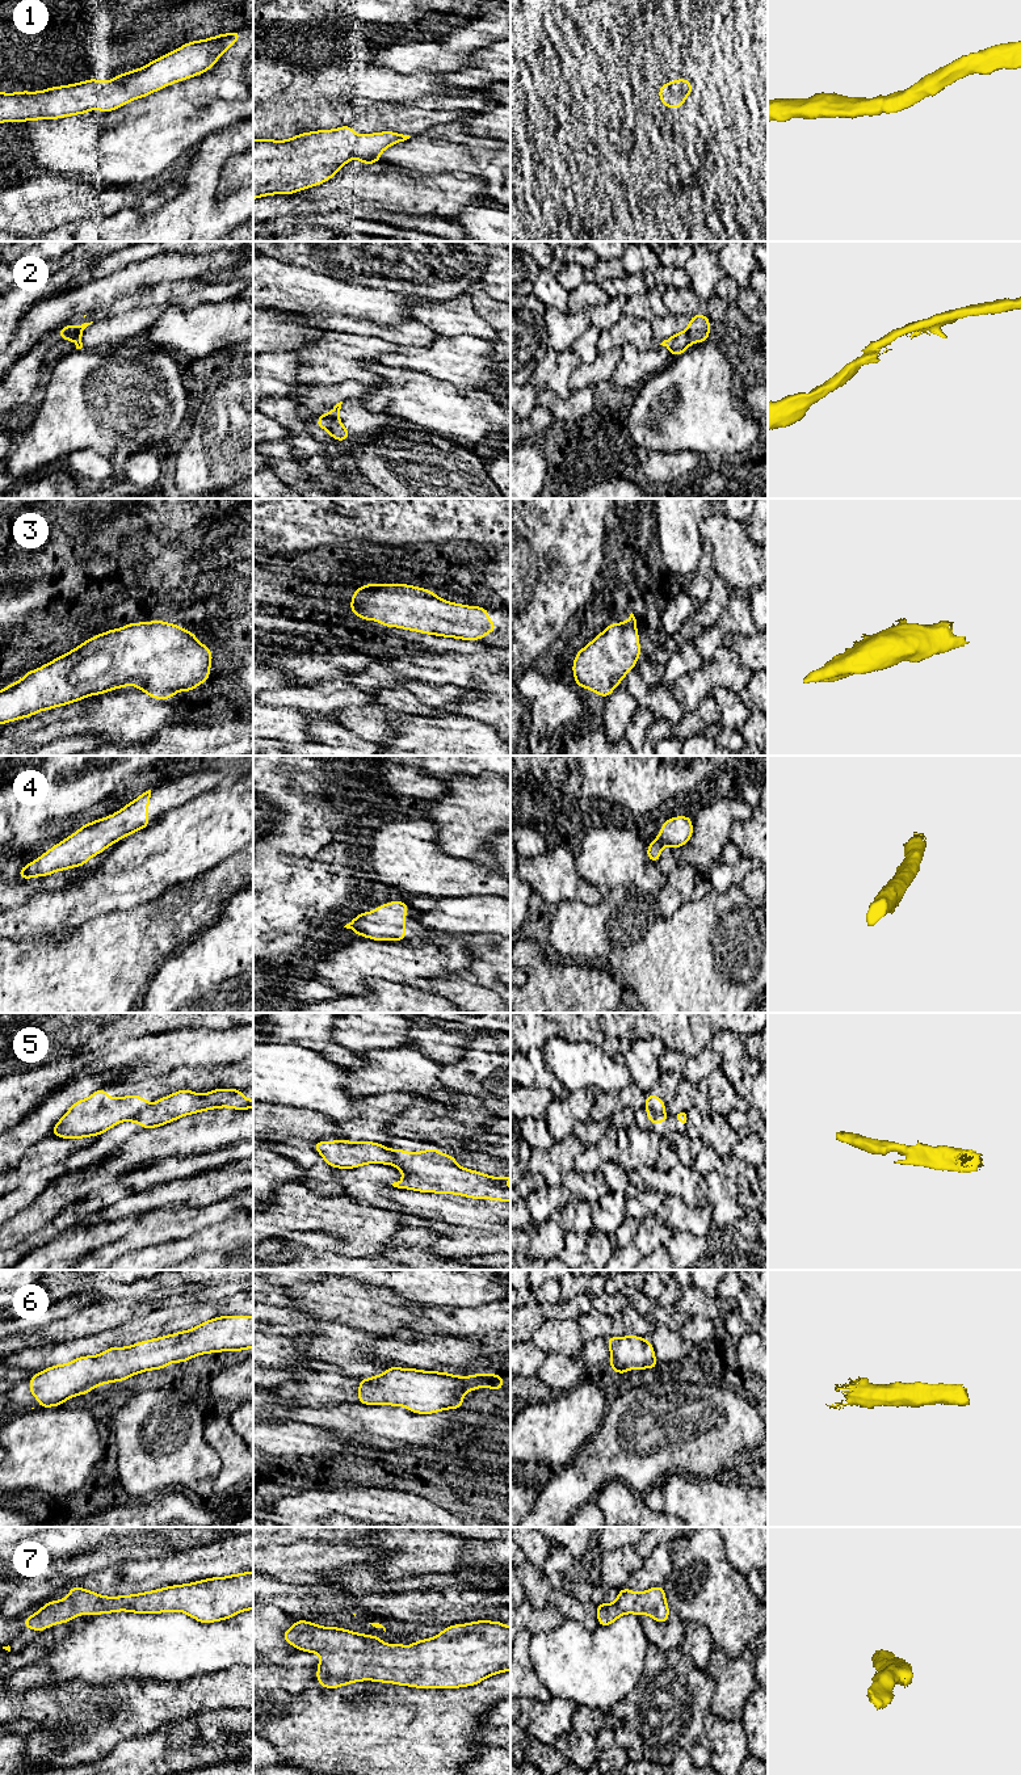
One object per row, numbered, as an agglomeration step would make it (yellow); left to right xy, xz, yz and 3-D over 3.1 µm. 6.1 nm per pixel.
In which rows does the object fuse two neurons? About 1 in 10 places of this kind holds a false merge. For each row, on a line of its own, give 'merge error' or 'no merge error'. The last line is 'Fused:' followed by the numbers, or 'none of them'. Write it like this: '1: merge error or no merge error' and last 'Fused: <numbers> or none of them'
1: no merge error
2: merge error
3: no merge error
4: no merge error
5: merge error
6: no merge error
7: no merge error
Fused: 2, 5

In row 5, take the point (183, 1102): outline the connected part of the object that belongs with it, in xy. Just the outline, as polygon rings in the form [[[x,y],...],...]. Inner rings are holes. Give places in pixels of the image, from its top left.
[[[181,1089],[168,1097],[157,1099],[154,1105],[146,1107],[135,1116],[127,1119],[131,1123],[140,1123],[143,1131],[164,1126],[169,1122],[189,1114],[198,1114],[219,1107],[231,1107],[234,1110],[253,1109],[253,1099],[243,1097],[244,1090],[236,1089],[213,1089],[201,1095],[189,1089]]]

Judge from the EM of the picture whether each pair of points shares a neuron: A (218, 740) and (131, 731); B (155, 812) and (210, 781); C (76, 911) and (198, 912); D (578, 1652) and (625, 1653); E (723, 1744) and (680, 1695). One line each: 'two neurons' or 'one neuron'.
A: two neurons
B: one neuron
C: two neurons
D: one neuron
E: two neurons

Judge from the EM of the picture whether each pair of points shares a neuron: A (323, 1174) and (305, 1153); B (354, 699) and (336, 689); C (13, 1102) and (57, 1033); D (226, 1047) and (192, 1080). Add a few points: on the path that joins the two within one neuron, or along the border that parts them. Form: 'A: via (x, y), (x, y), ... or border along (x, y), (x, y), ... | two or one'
A: via (318, 1169), (318, 1164), (310, 1159) | one
B: via (351, 697), (340, 693) | one
C: via (32, 1084), (53, 1065), (53, 1051) | one
D: border along (236, 1060), (229, 1064), (179, 1067), (176, 1069) | two

